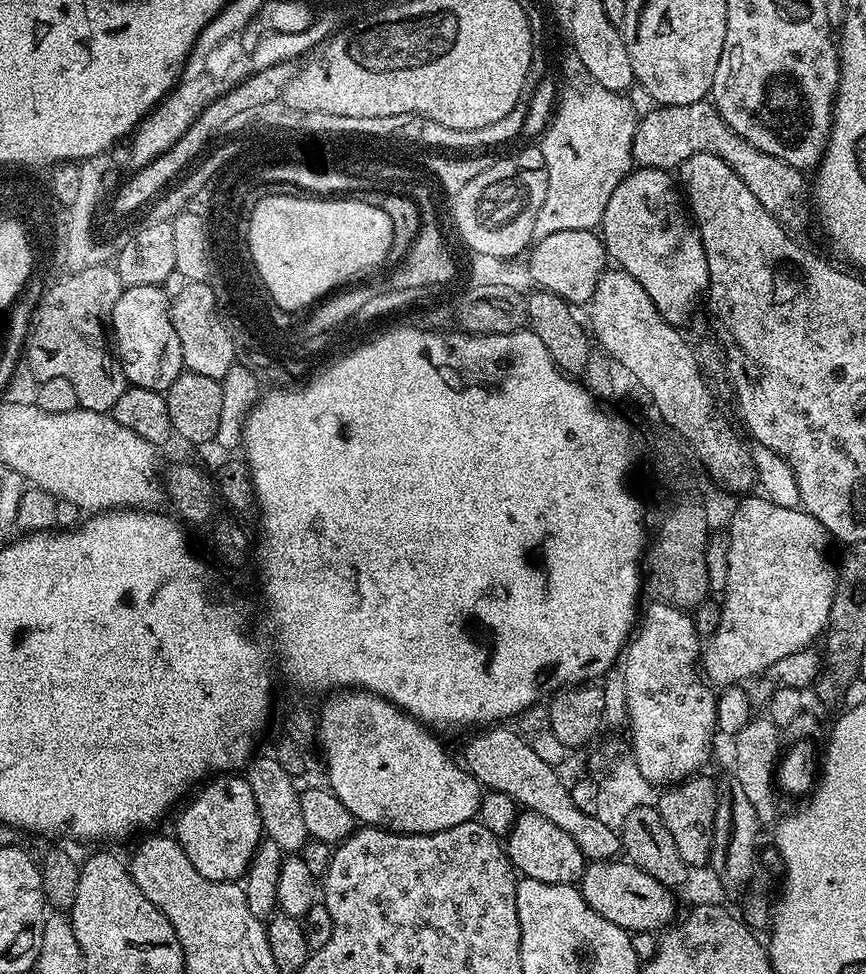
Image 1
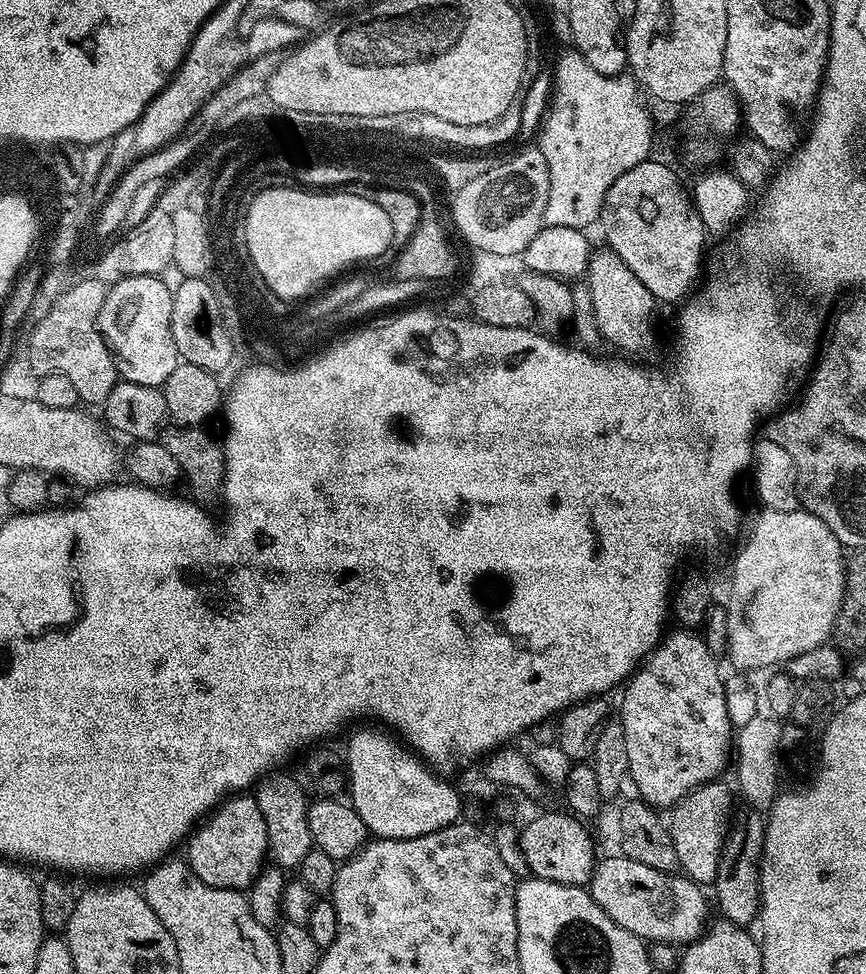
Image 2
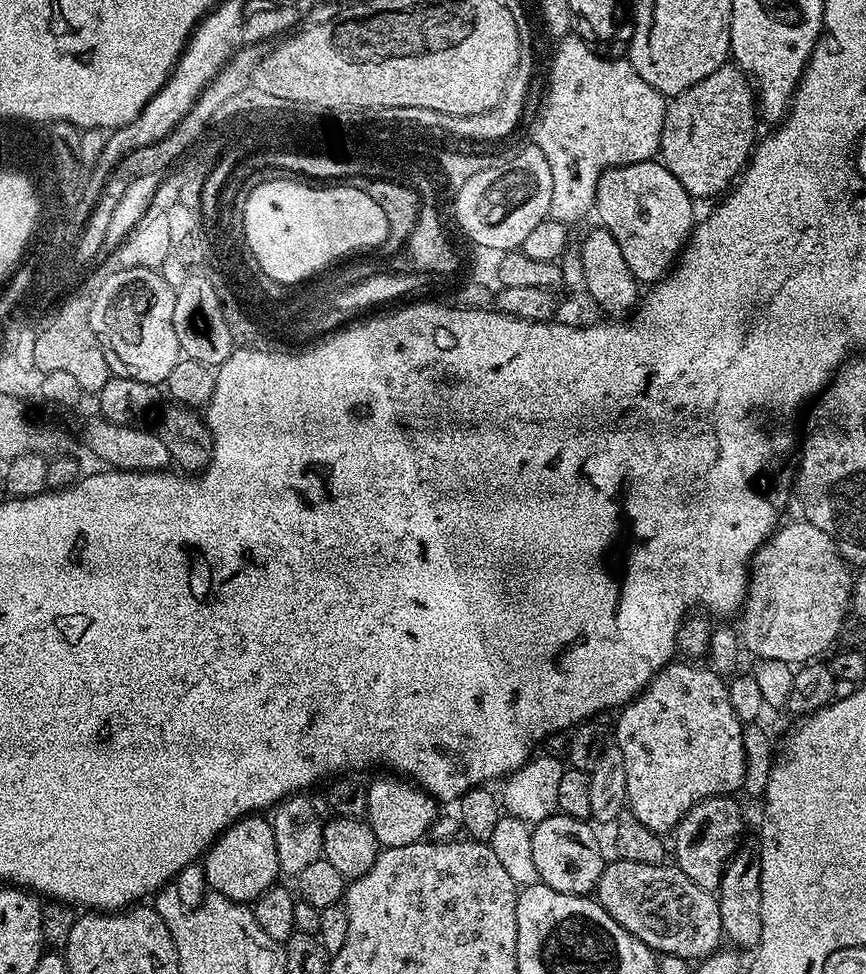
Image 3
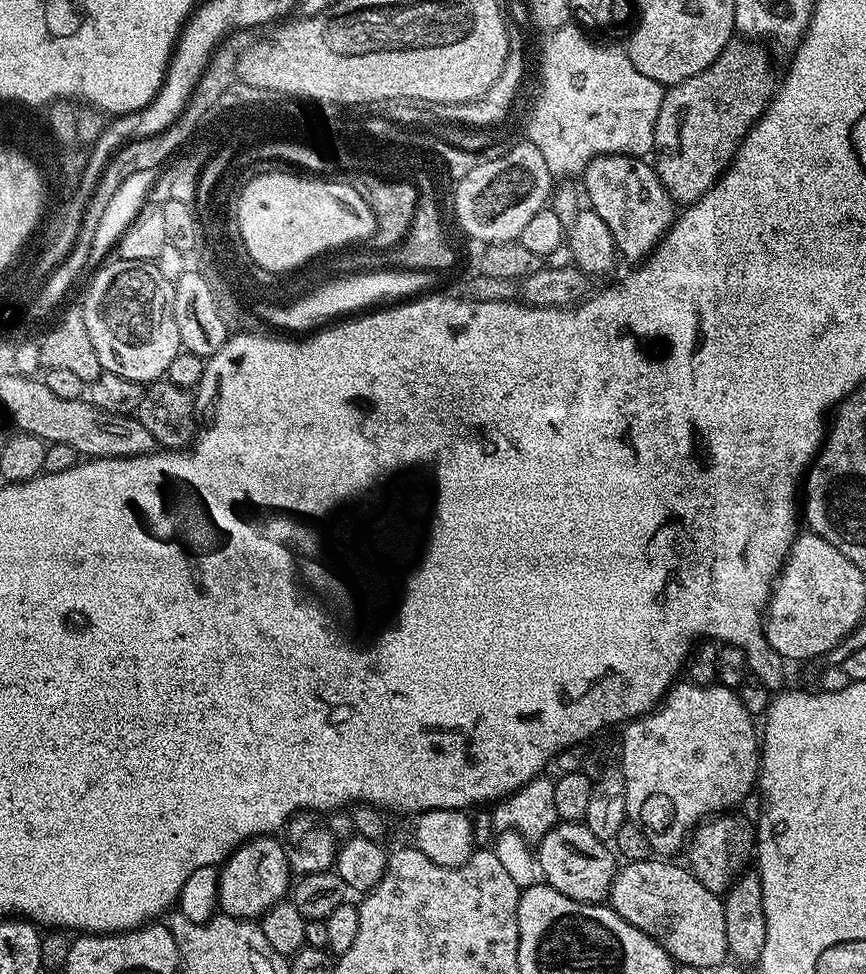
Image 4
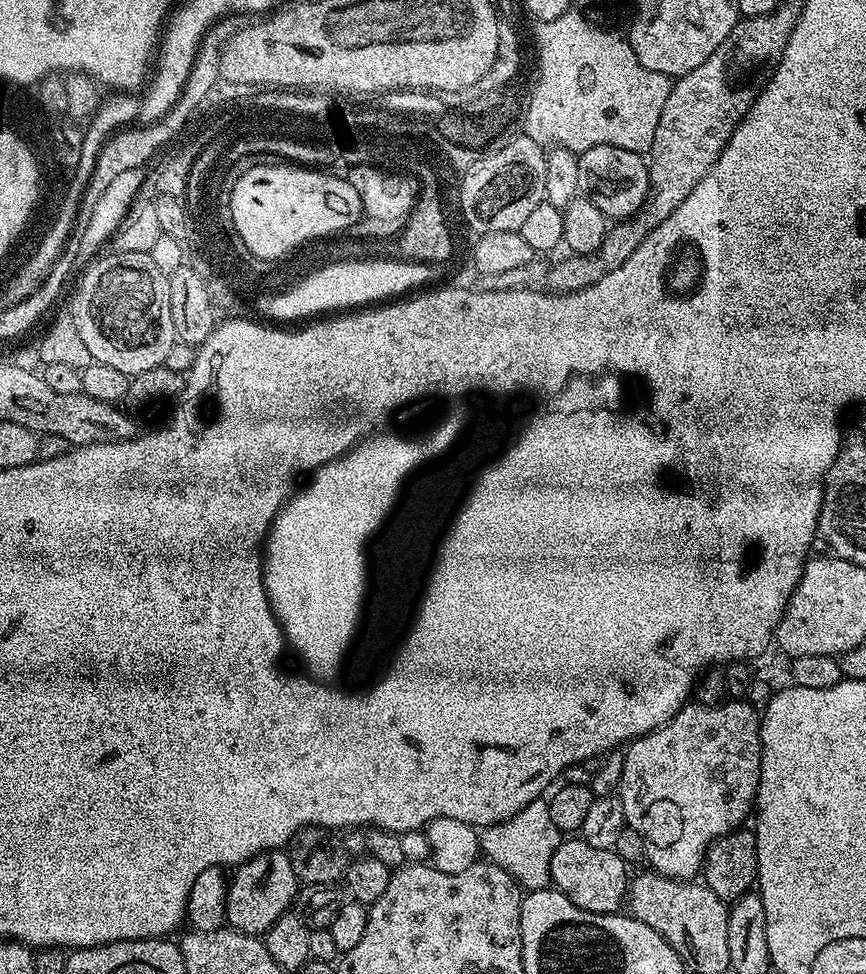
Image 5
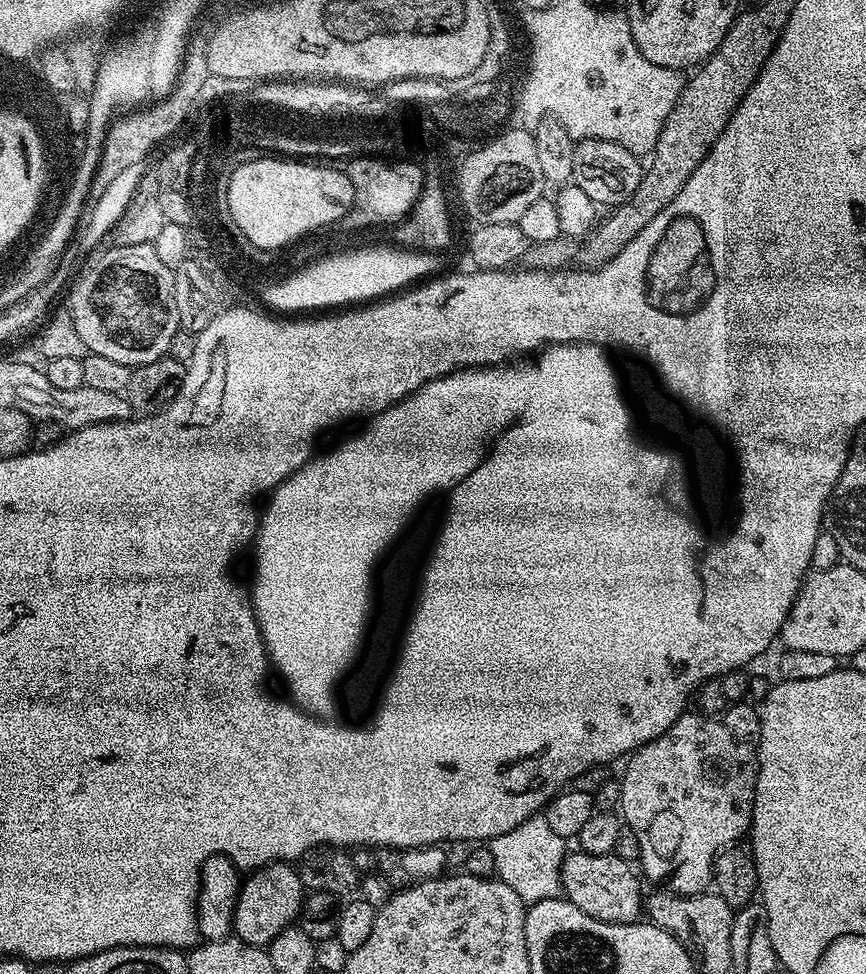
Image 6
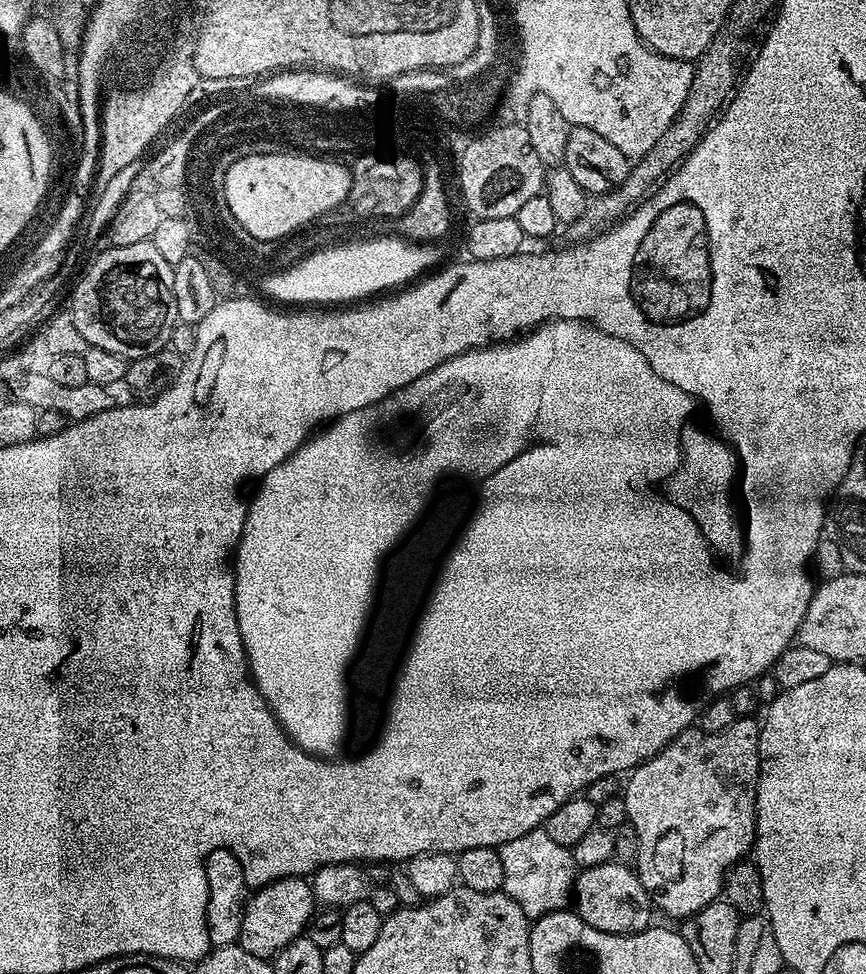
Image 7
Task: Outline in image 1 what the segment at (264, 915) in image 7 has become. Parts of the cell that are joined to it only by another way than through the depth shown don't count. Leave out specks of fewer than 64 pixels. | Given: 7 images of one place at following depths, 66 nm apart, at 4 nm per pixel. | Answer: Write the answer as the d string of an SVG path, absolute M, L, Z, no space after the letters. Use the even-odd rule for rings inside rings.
M220 774L209 779L195 789L194 795L175 816L176 841L182 850L186 850L186 858L190 858L194 870L198 870L202 878L210 878L214 882L236 882L243 877L264 836L258 802L254 802L252 785L243 775Z

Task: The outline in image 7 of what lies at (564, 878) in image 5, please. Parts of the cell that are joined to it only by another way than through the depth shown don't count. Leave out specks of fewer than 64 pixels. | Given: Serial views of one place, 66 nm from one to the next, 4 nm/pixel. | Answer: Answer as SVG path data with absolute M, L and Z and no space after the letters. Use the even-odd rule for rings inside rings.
M609 862L590 866L577 875L574 885L574 911L594 930L629 936L645 932L653 923L653 897L642 886L639 876L627 864Z

